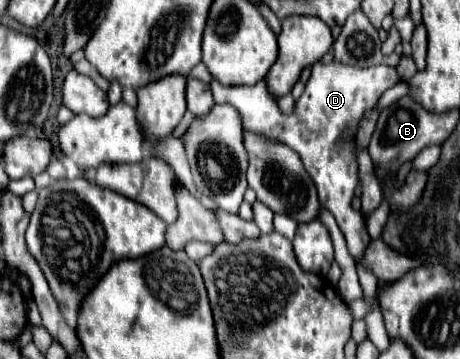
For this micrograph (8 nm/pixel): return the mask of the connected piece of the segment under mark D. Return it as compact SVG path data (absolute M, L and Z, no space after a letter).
M317 61L307 81L305 93L295 103L293 115L283 115L279 111L275 99L271 99L267 93L265 81L259 81L255 85L225 87L217 83L217 79L213 79L211 91L215 103L229 103L237 109L243 127L251 129L253 133L261 133L265 137L277 139L289 145L293 151L297 151L307 173L317 185L321 205L325 205L333 215L345 215L345 167L355 165L355 157L349 145L345 147L337 145L339 137L347 127L355 129L363 113L374 107L381 95L397 83L399 83L399 75L395 67L375 65L363 68L337 63L337 61L331 63Z

